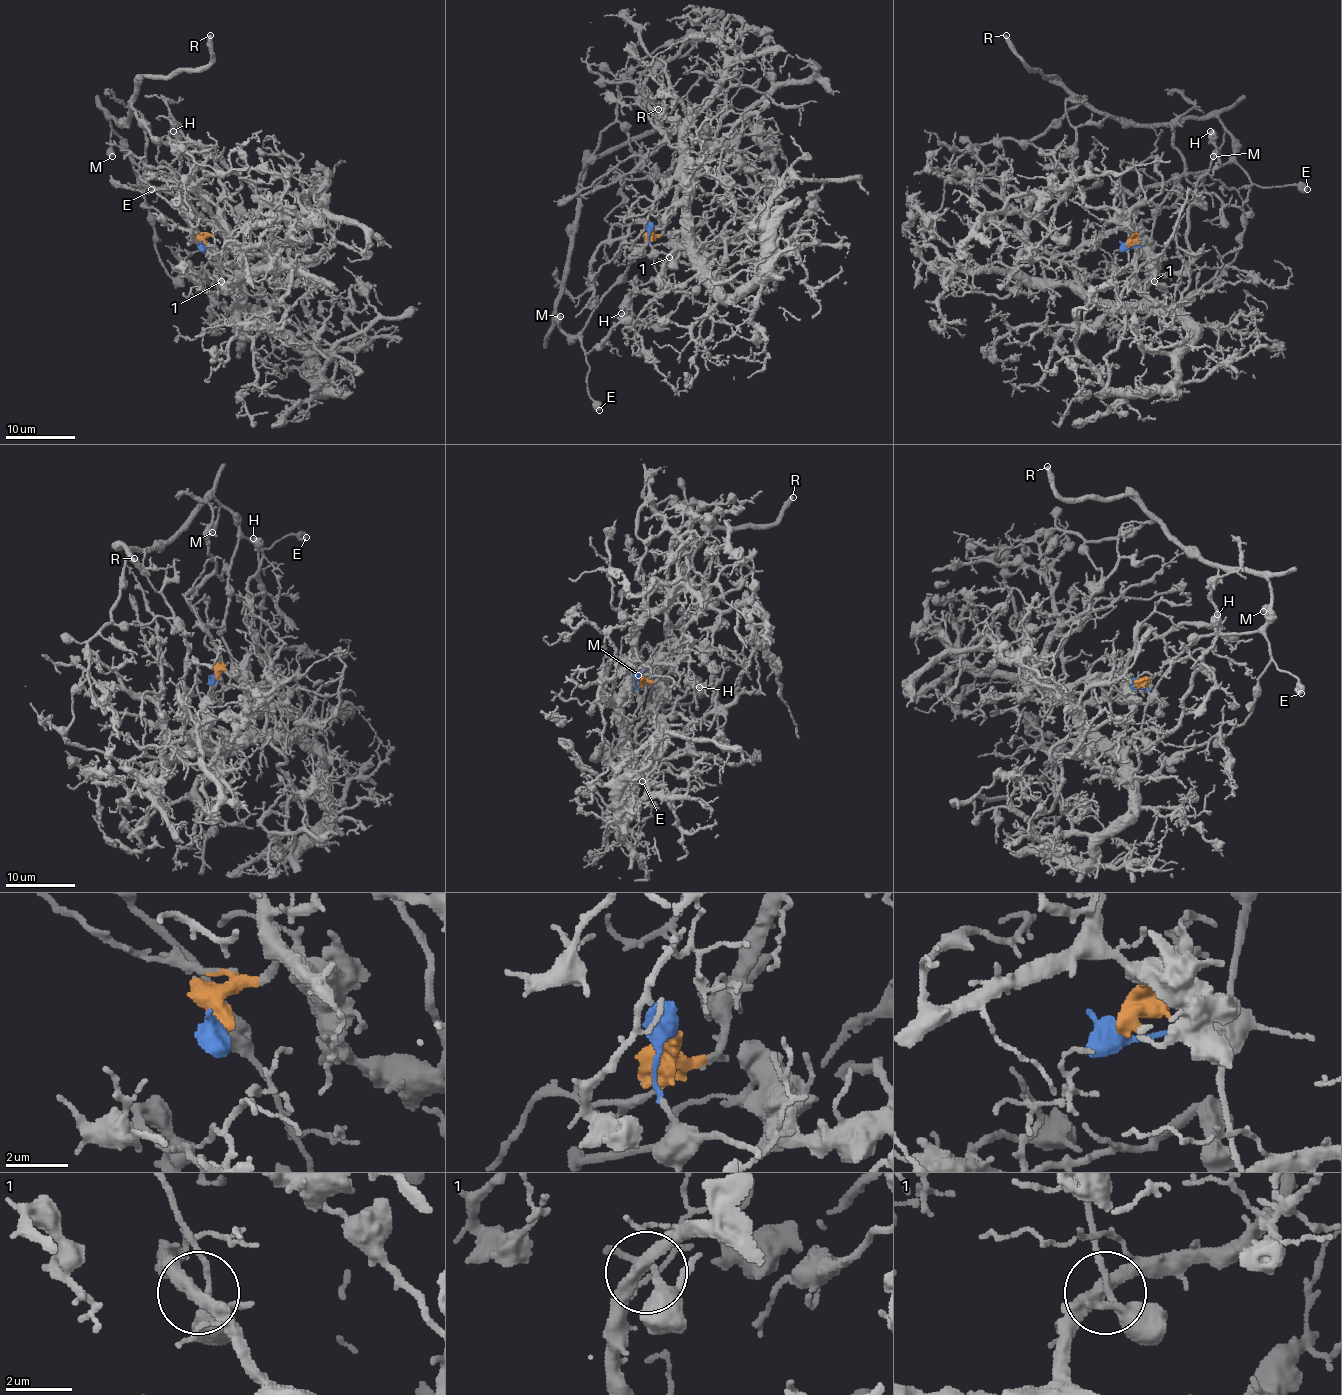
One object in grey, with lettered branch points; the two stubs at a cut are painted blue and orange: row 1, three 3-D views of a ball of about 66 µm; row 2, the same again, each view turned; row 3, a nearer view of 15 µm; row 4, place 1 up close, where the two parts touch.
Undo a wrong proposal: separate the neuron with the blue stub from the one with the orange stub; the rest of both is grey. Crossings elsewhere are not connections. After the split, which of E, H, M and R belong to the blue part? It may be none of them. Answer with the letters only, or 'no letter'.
E, M, R

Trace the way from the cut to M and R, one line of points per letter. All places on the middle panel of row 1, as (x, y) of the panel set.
M: (652, 229), (650, 253), (633, 258), (626, 274), (601, 299), (575, 337), (568, 337), (558, 326), (559, 316)
R: (652, 229), (650, 253), (631, 260), (570, 337), (556, 318), (556, 297), (582, 169), (654, 133), (657, 108)

